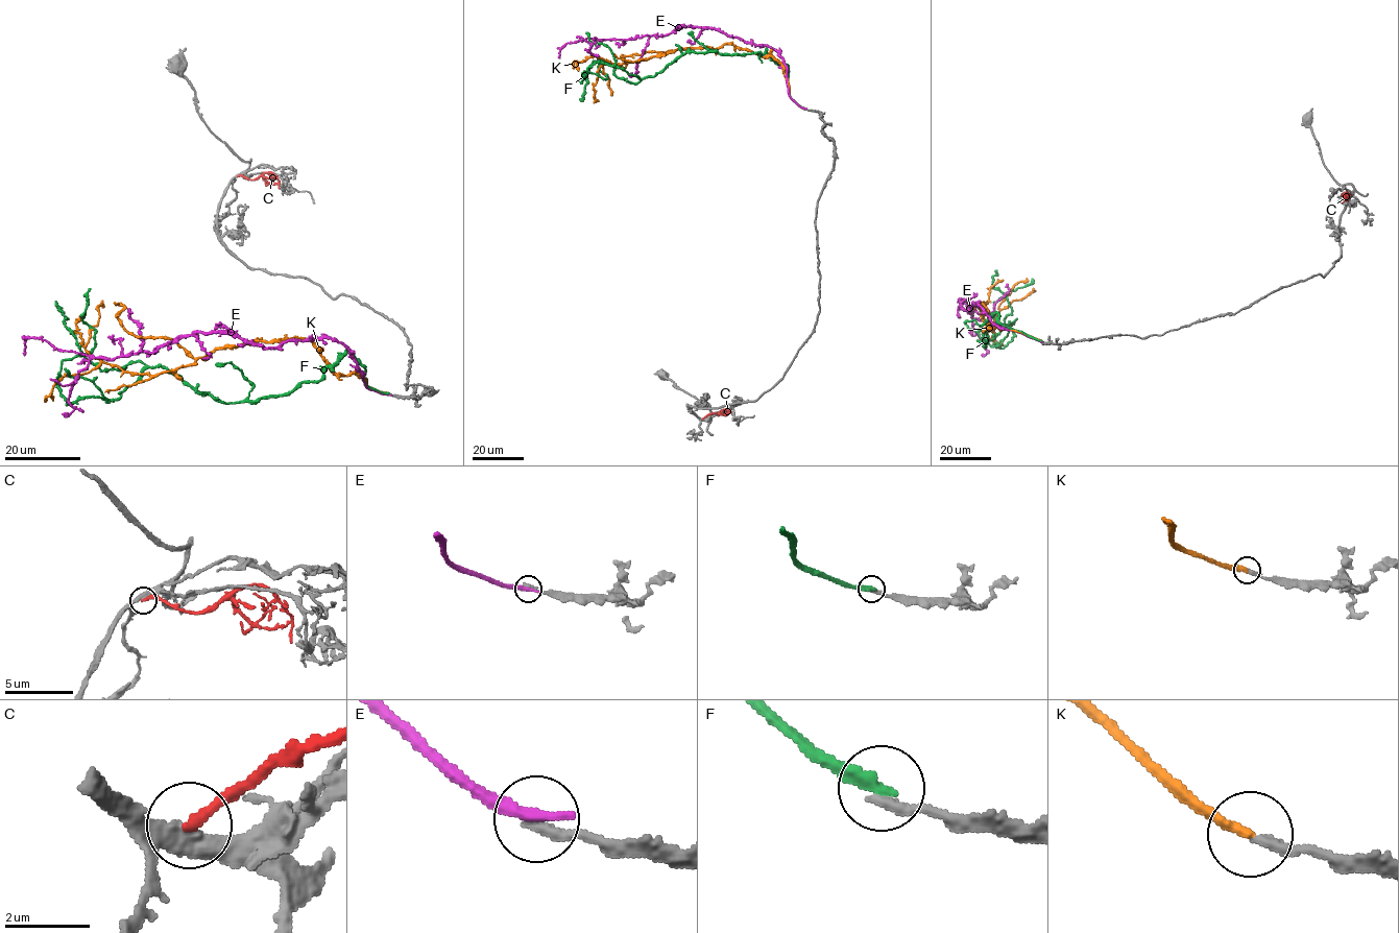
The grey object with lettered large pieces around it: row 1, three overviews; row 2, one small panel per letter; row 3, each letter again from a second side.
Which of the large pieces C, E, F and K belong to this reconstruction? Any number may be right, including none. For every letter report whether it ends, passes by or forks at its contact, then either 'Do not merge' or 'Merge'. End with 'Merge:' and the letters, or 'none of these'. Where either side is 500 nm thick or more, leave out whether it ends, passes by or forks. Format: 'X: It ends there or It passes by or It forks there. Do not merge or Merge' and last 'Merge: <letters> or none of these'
C: It ends there. Do not merge
E: It ends there. Do not merge
F: It ends there. Do not merge
K: It ends there. Merge
Merge: K

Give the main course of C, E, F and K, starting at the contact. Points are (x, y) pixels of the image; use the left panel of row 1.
C: (238, 176), (248, 180), (263, 176), (273, 184), (278, 183), (279, 188)
E: (388, 393), (369, 389), (353, 355), (331, 338), (264, 348), (193, 332), (113, 359), (28, 338), (24, 355)
F: (388, 393), (346, 352), (252, 402), (152, 366), (119, 398), (66, 405), (62, 362), (94, 348), (90, 288)
K: (386, 393), (340, 375), (309, 340), (293, 338), (216, 348), (155, 375), (121, 371), (86, 349), (103, 304)

